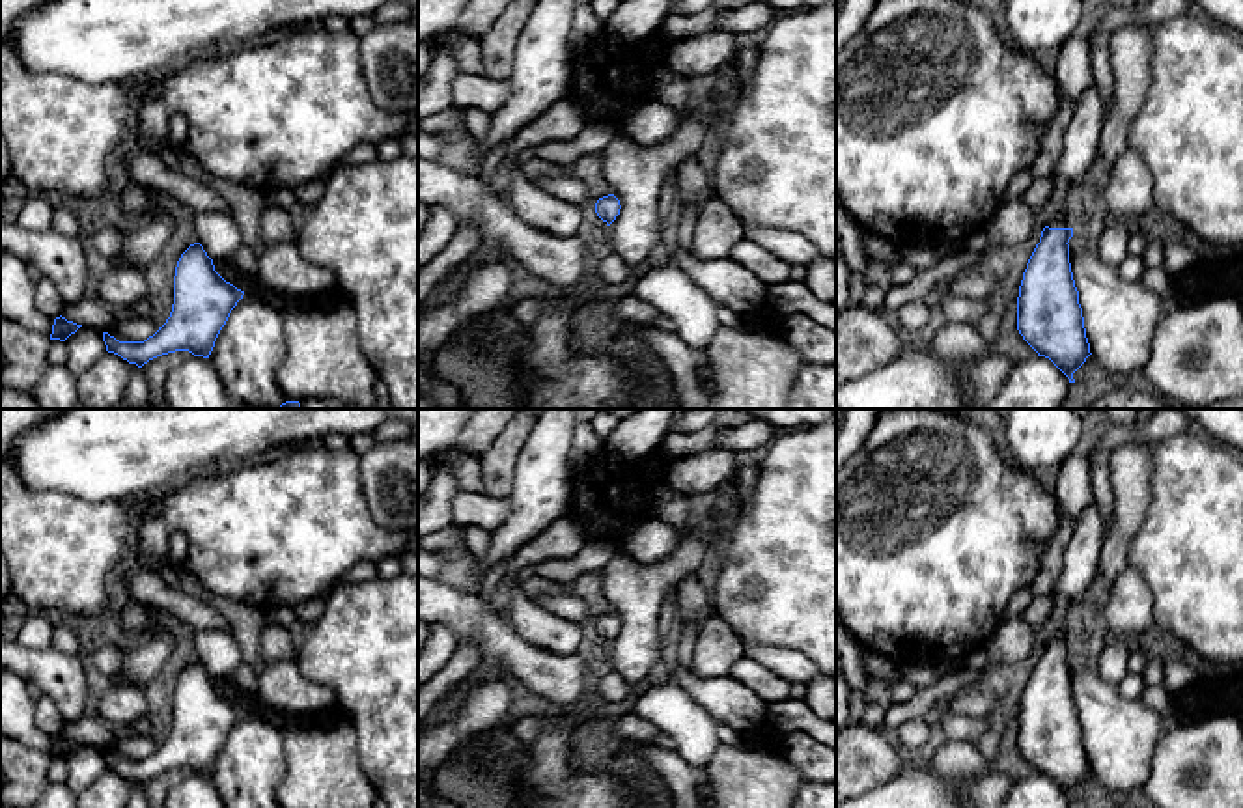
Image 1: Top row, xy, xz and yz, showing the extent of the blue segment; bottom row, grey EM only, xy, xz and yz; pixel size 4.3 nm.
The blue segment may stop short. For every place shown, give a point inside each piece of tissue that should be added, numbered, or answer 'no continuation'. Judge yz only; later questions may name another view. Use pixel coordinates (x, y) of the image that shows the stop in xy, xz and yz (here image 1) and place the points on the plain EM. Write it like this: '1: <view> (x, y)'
1: yz (1061, 639)

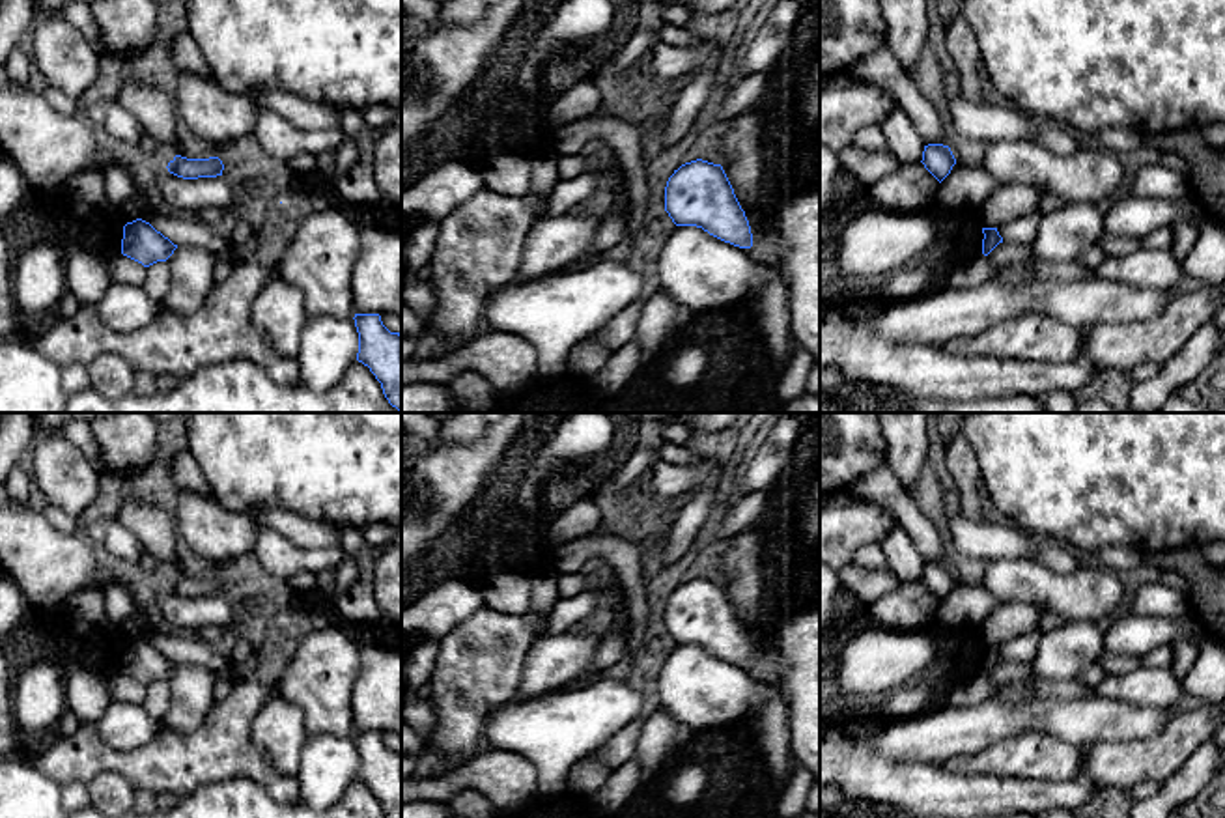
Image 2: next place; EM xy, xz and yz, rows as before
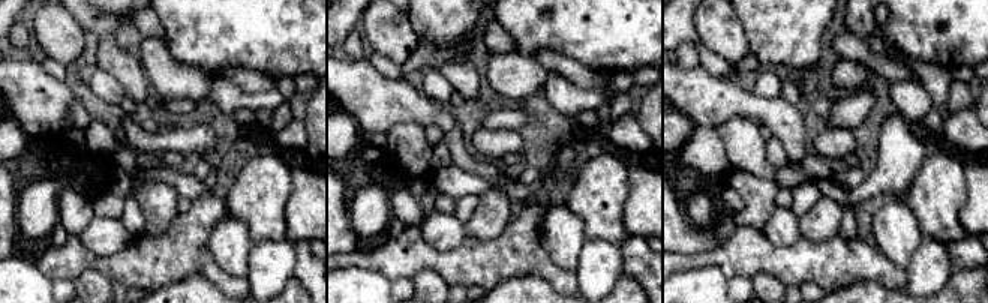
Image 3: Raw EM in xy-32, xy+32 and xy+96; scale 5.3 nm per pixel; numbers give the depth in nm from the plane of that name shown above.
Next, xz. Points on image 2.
no continuation

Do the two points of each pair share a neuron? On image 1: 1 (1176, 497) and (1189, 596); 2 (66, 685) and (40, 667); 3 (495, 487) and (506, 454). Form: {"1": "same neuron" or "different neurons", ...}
{"1": "same neuron", "2": "same neuron", "3": "same neuron"}

